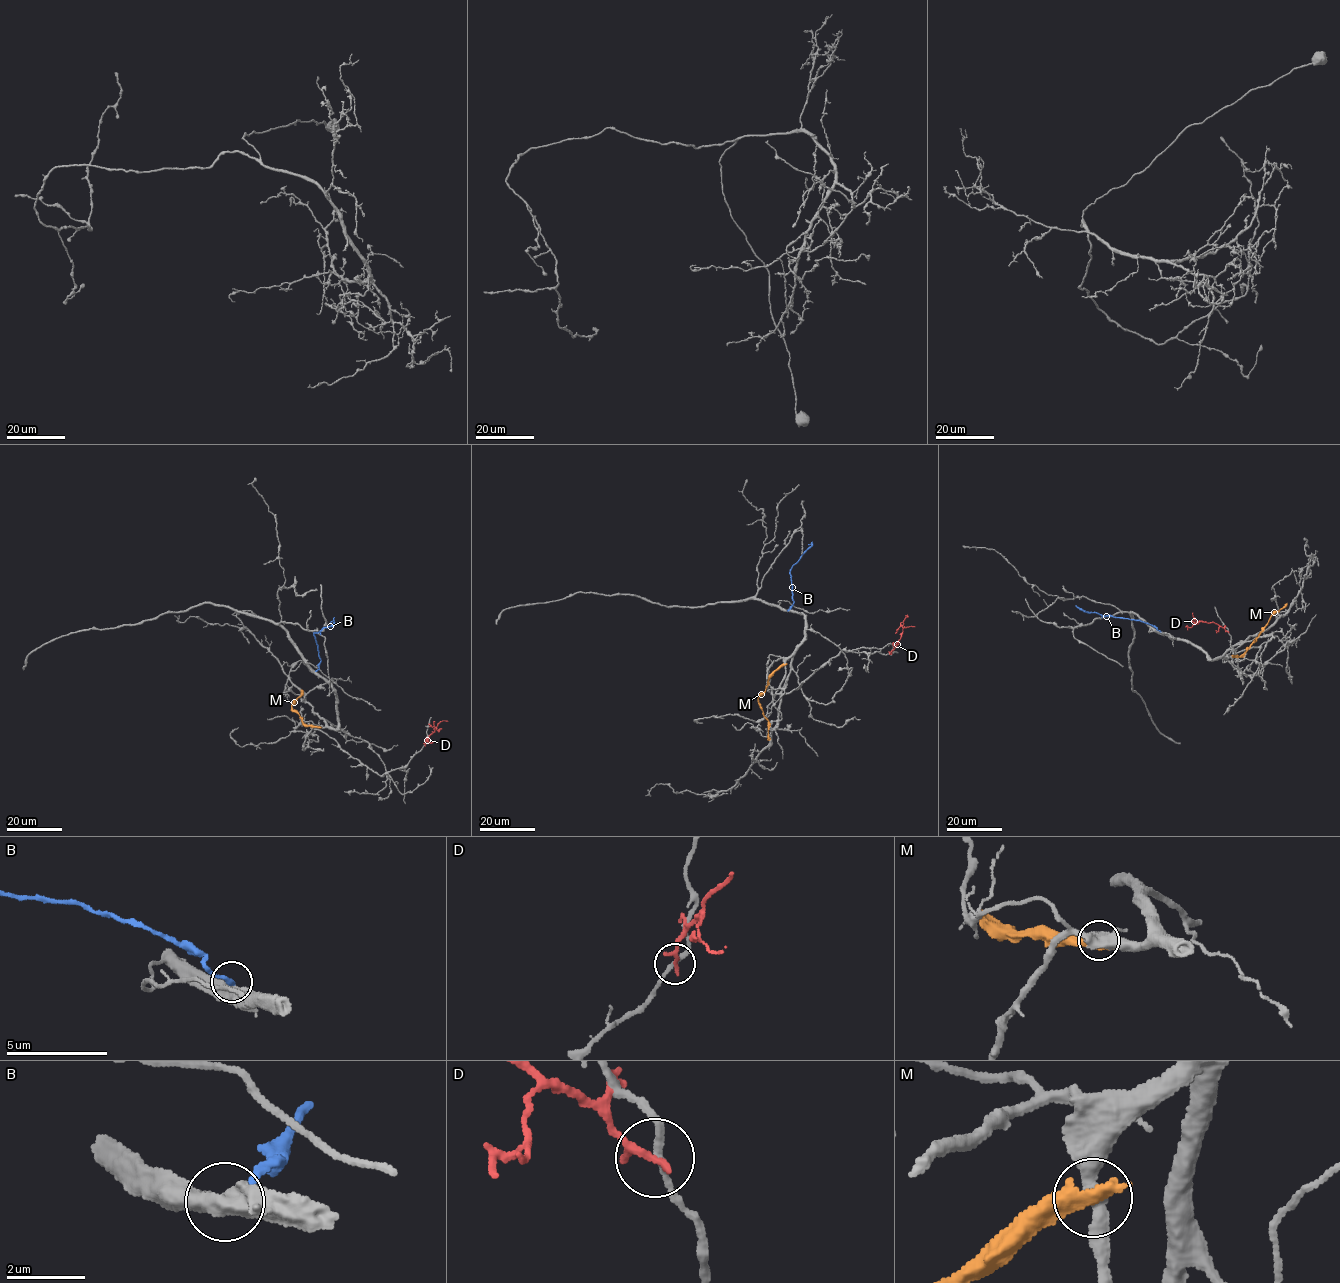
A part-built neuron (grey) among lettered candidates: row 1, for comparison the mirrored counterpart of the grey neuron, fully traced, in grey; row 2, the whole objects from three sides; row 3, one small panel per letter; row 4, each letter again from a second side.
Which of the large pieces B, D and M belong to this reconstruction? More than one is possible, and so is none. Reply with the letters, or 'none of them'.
none of them

